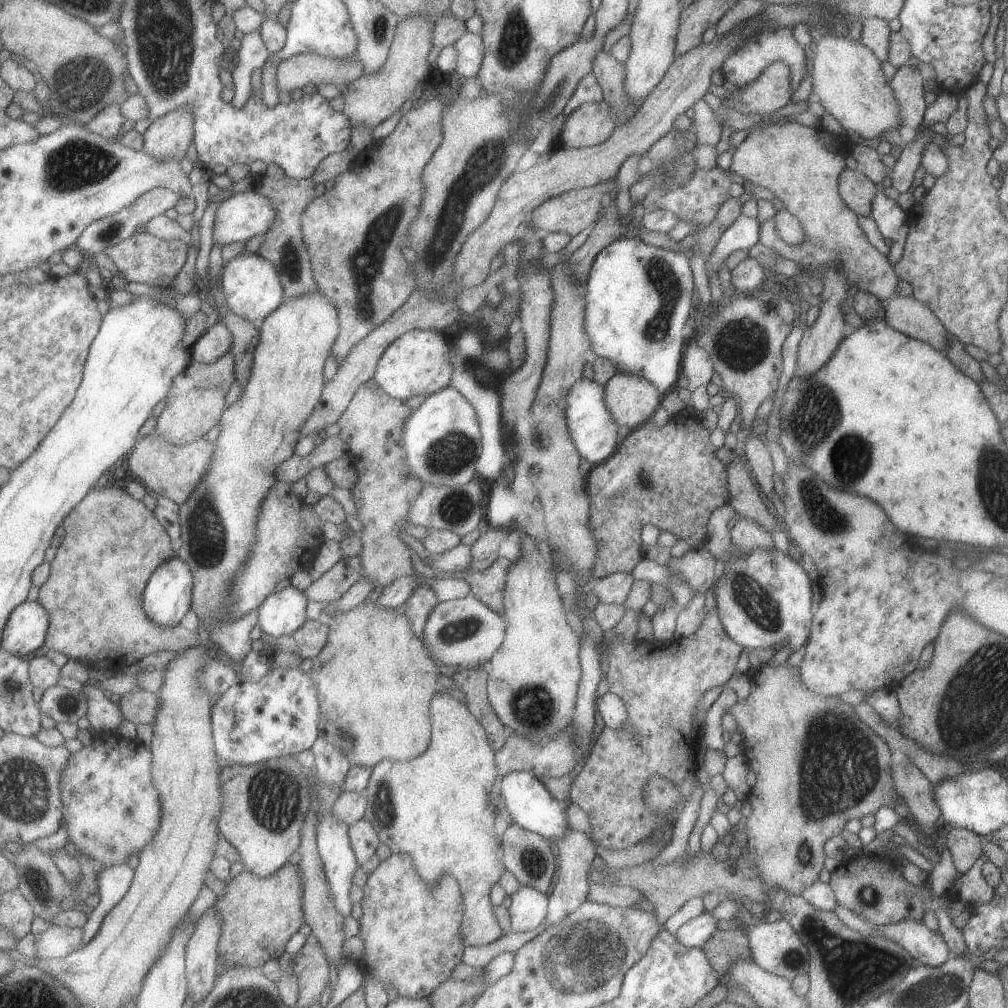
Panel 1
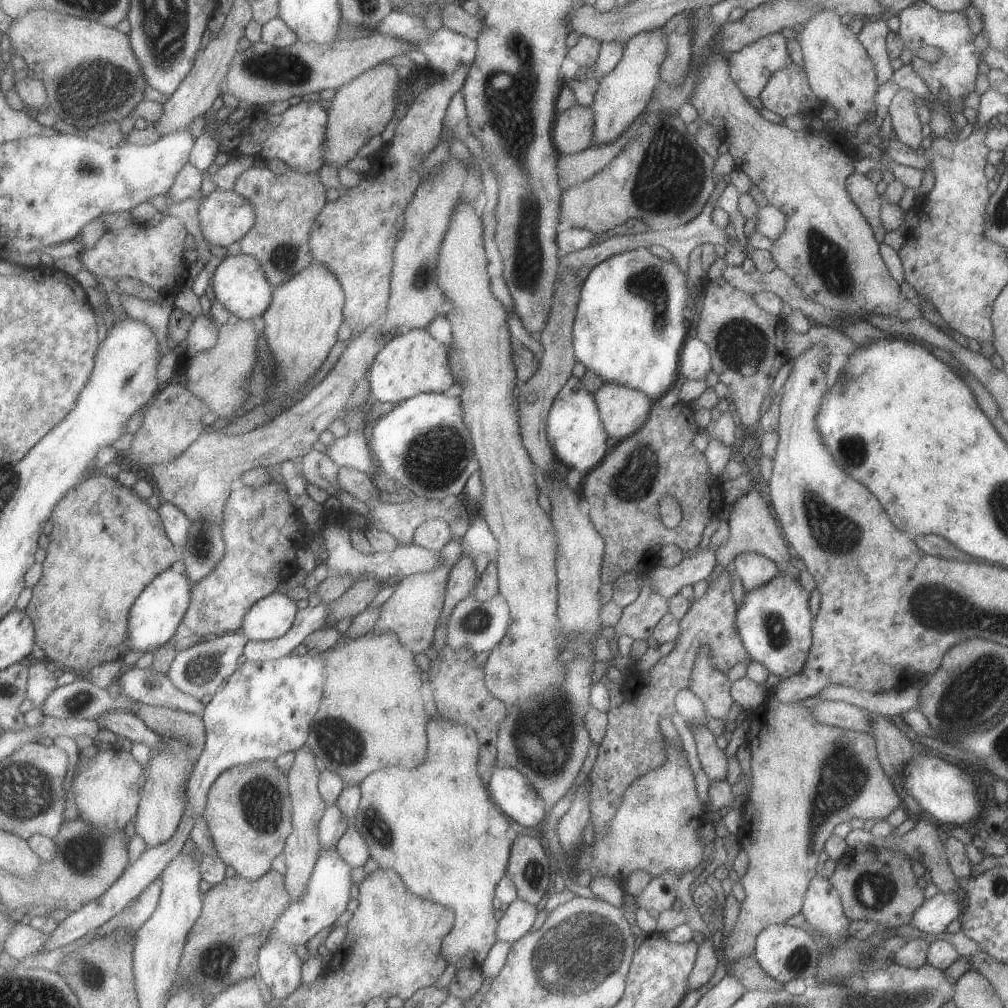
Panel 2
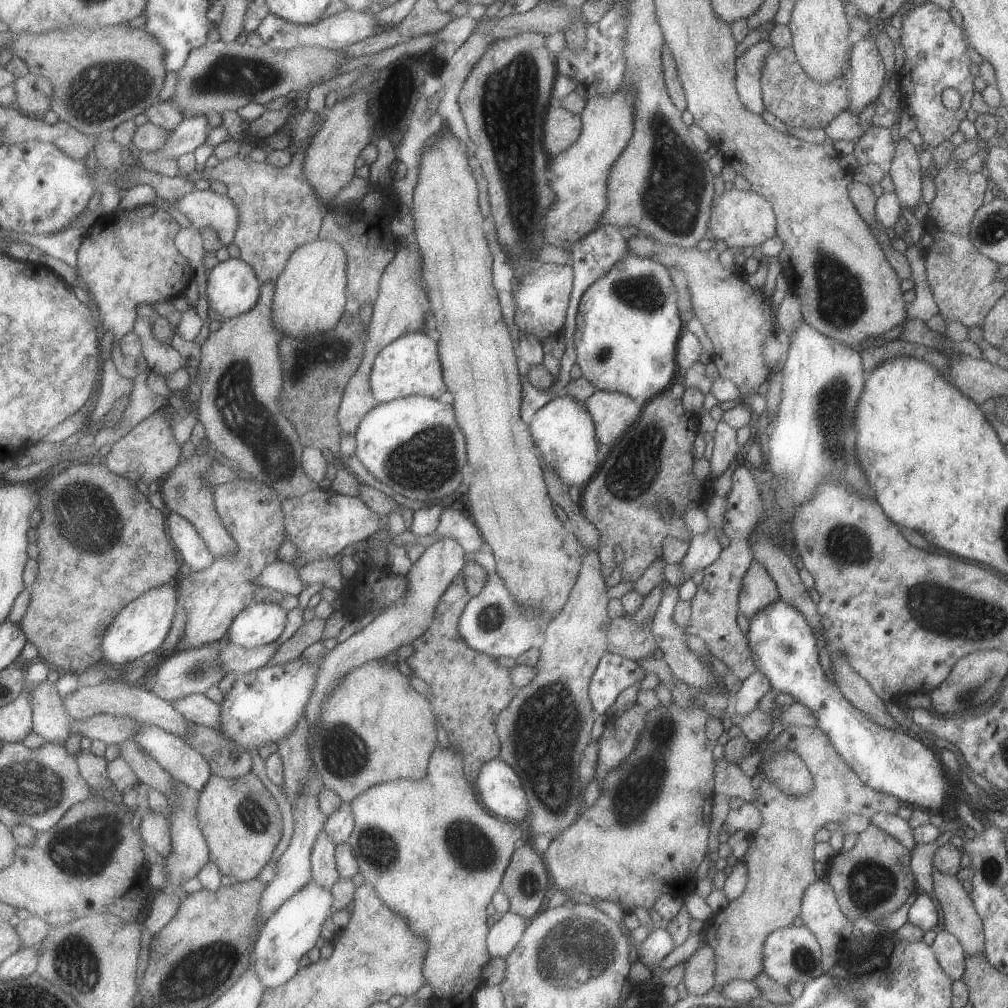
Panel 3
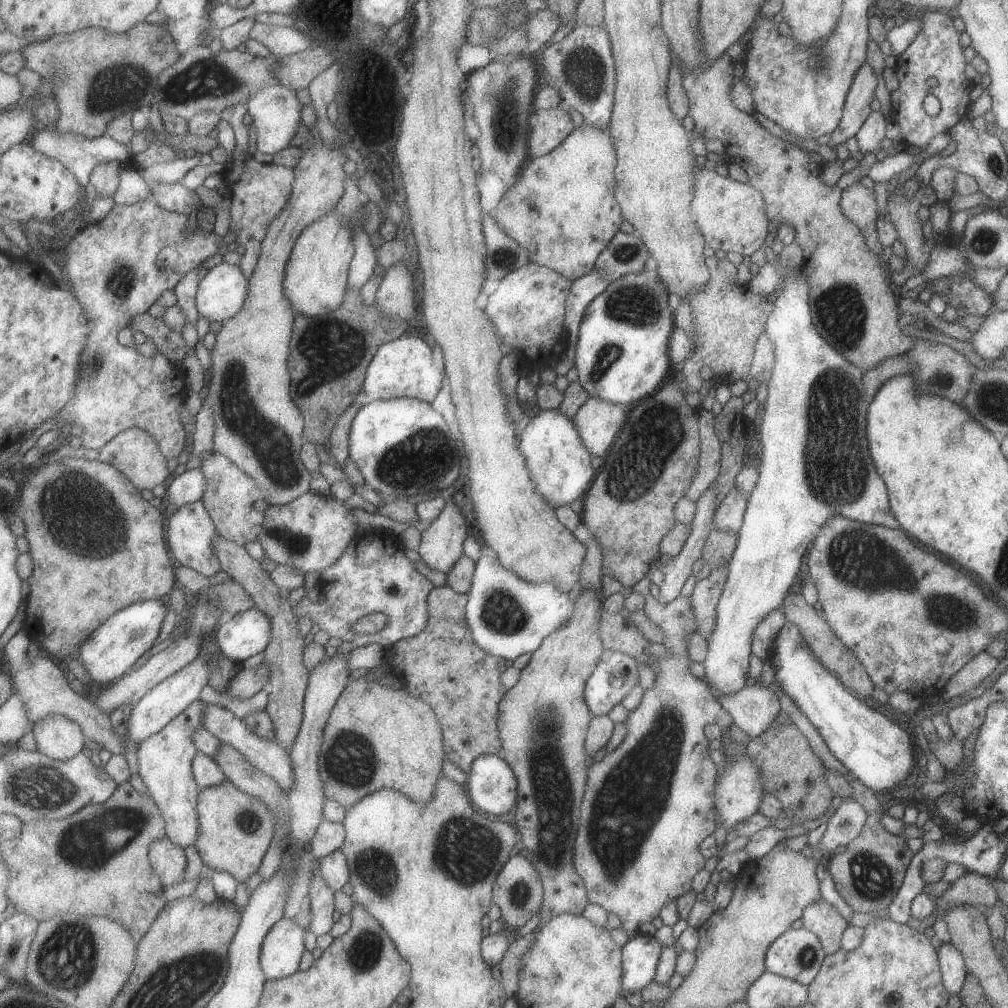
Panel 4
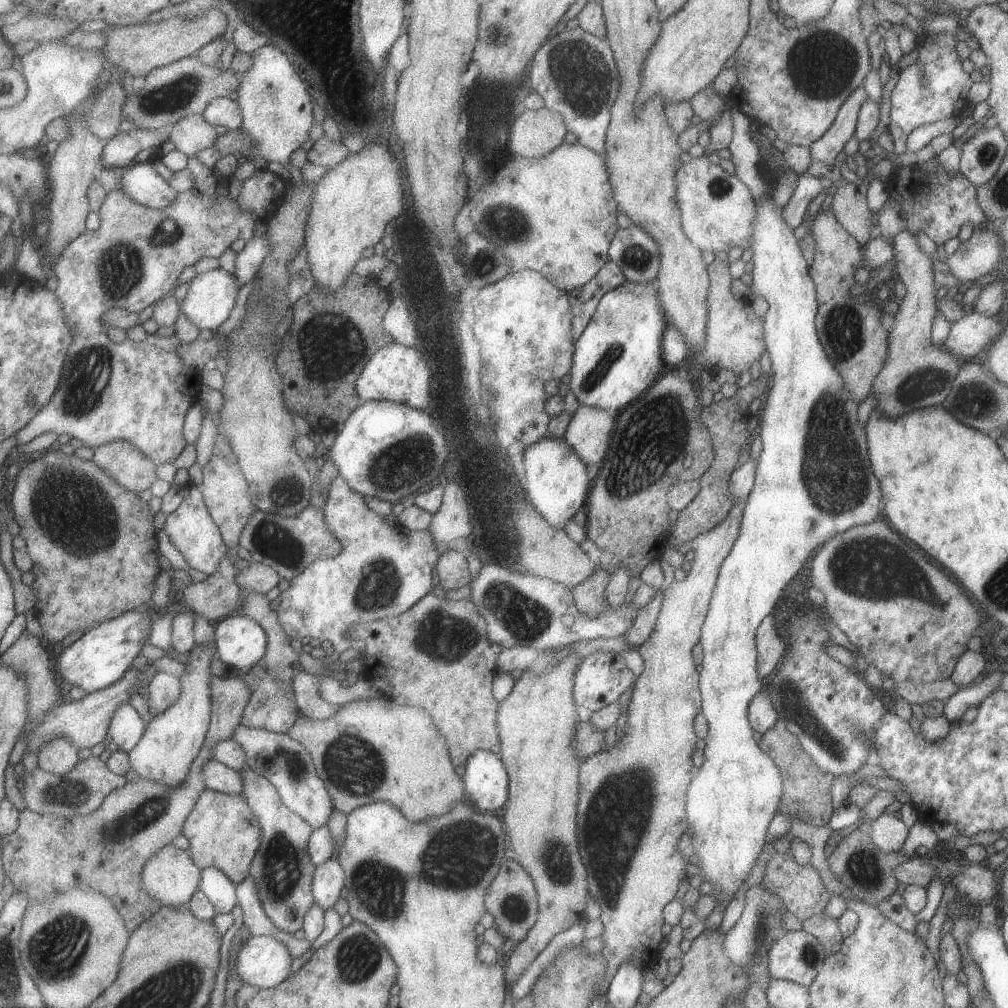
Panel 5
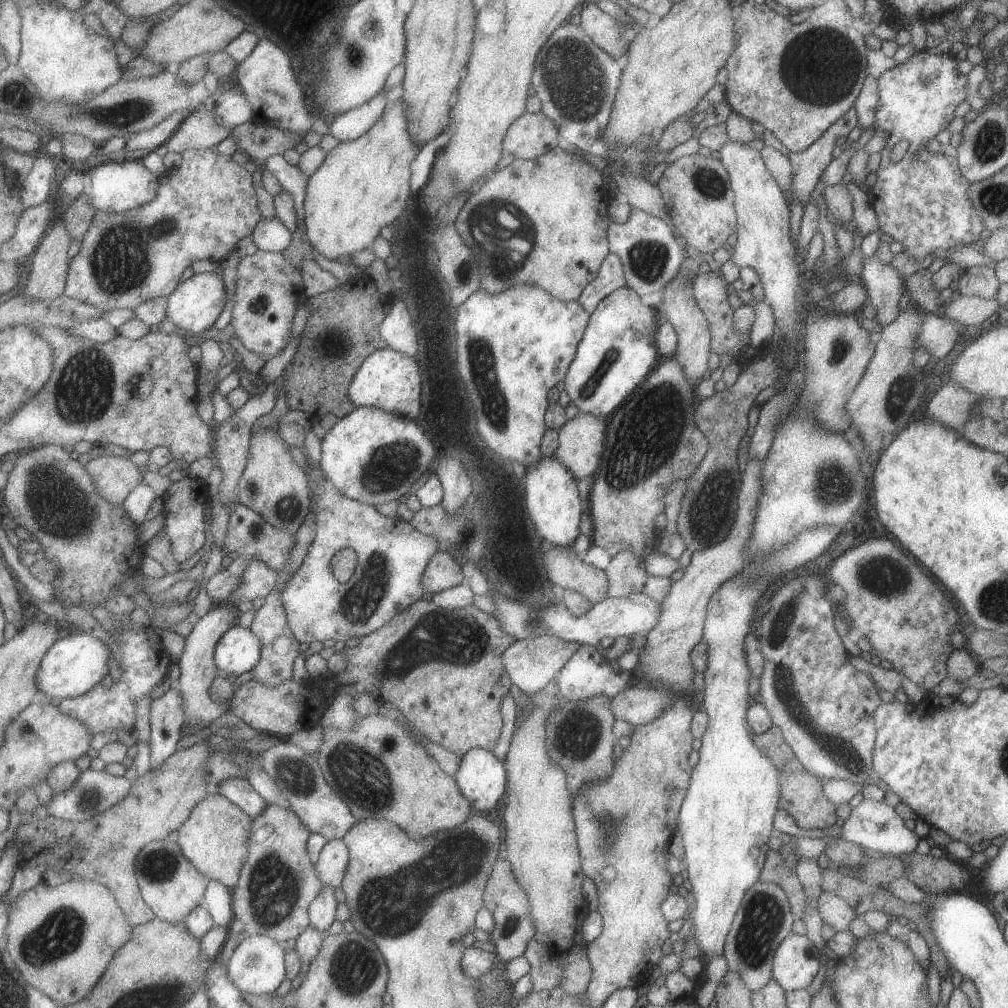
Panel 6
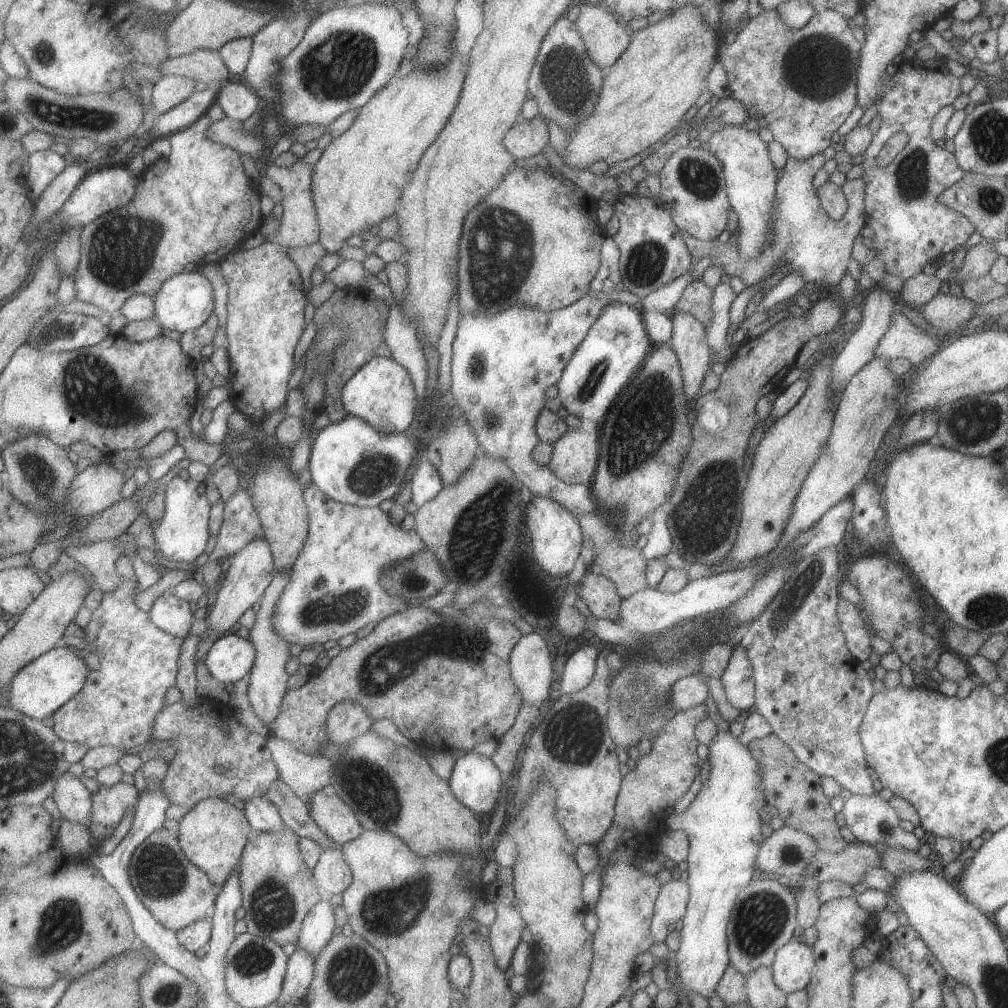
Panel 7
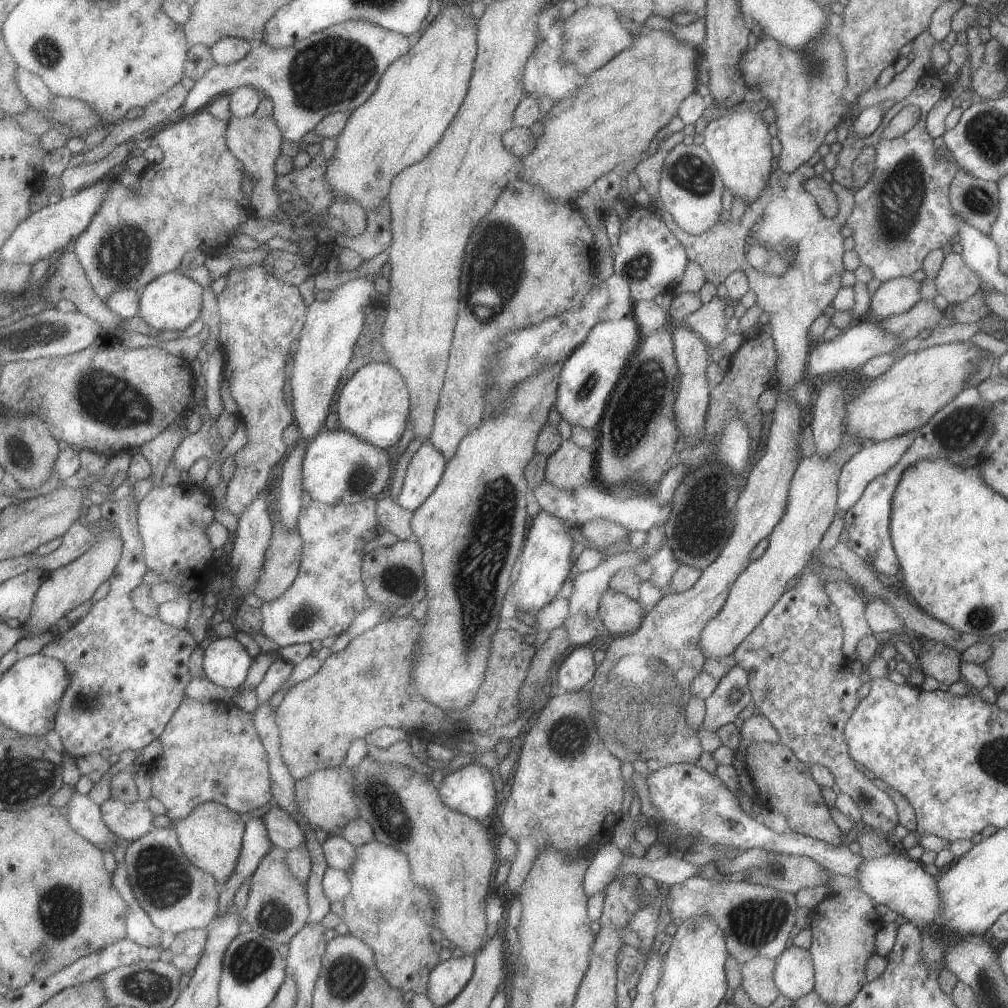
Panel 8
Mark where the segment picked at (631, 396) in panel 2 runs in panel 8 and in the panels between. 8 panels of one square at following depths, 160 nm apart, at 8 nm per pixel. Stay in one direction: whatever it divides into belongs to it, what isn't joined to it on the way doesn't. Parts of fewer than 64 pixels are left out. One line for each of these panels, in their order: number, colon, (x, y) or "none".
3: (613, 413)
4: (597, 421)
5: (587, 433)
6: (580, 445)
7: (574, 456)
8: (568, 466)

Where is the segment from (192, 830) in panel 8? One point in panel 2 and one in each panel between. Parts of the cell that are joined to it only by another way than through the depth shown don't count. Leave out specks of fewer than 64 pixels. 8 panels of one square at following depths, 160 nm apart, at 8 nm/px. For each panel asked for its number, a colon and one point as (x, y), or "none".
2: (250, 809)
3: (240, 818)
4: (236, 829)
5: (223, 831)
6: (217, 838)
7: (214, 833)

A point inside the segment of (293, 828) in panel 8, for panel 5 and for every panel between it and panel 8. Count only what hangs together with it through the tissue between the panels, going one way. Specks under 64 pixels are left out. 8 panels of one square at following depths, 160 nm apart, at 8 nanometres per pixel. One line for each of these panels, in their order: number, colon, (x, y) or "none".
5: (218, 776)
6: (238, 789)
7: (264, 815)

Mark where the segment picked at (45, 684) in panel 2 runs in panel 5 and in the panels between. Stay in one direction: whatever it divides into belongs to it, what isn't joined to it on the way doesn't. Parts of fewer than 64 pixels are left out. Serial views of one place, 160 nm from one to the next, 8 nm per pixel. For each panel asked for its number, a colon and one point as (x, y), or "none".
3: (52, 721)
4: (59, 737)
5: (59, 755)

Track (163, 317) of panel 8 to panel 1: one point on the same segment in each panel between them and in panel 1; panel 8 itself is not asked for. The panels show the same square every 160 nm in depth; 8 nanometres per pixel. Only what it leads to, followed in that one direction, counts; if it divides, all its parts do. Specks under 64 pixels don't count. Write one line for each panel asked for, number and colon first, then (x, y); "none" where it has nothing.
1: (253, 285)
2: (240, 282)
3: (234, 288)
4: (222, 293)
5: (213, 295)
6: (195, 306)
7: (186, 302)

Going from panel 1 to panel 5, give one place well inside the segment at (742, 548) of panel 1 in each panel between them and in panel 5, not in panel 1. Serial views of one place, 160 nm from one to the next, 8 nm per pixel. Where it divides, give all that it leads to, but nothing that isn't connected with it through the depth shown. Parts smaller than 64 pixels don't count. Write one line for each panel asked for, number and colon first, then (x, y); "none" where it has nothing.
2: (753, 569)
3: (758, 589)
4: (764, 630)
5: (770, 645)

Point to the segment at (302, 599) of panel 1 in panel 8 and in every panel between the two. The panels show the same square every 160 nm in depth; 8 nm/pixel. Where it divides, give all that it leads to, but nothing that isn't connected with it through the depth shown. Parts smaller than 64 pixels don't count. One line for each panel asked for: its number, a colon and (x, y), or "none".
2: (271, 618)
3: (262, 623)
4: (243, 635)
5: (242, 642)
6: (239, 650)
7: (232, 657)
8: (227, 662)

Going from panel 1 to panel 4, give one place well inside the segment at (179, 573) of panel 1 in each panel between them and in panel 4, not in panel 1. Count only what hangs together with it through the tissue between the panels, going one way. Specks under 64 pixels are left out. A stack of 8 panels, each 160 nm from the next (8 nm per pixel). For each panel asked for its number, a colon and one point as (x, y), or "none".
2: (159, 611)
3: (144, 625)
4: (113, 648)

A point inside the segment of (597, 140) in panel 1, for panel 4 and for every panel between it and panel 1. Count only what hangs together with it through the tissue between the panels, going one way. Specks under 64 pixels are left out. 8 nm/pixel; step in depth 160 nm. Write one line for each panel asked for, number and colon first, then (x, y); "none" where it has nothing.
2: (573, 131)
3: (562, 128)
4: (548, 127)

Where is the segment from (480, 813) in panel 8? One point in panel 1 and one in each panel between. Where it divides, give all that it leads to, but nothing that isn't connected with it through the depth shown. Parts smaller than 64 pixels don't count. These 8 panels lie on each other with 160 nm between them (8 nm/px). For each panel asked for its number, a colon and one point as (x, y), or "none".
1: (529, 804)
2: (510, 790)
3: (500, 789)
4: (492, 785)
5: (486, 775)
6: (483, 778)
7: (476, 780)

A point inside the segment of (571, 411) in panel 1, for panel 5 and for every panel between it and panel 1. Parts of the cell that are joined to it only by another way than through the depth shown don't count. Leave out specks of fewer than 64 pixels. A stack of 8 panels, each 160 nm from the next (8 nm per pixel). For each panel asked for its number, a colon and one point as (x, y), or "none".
2: (575, 432)
3: (563, 432)
4: (558, 461)
5: (556, 484)

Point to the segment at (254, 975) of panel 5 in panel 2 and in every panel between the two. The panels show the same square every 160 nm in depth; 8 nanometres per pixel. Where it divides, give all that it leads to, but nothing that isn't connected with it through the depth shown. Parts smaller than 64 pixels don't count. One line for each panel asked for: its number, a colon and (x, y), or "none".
2: (329, 892)
3: (294, 929)
4: (282, 950)

